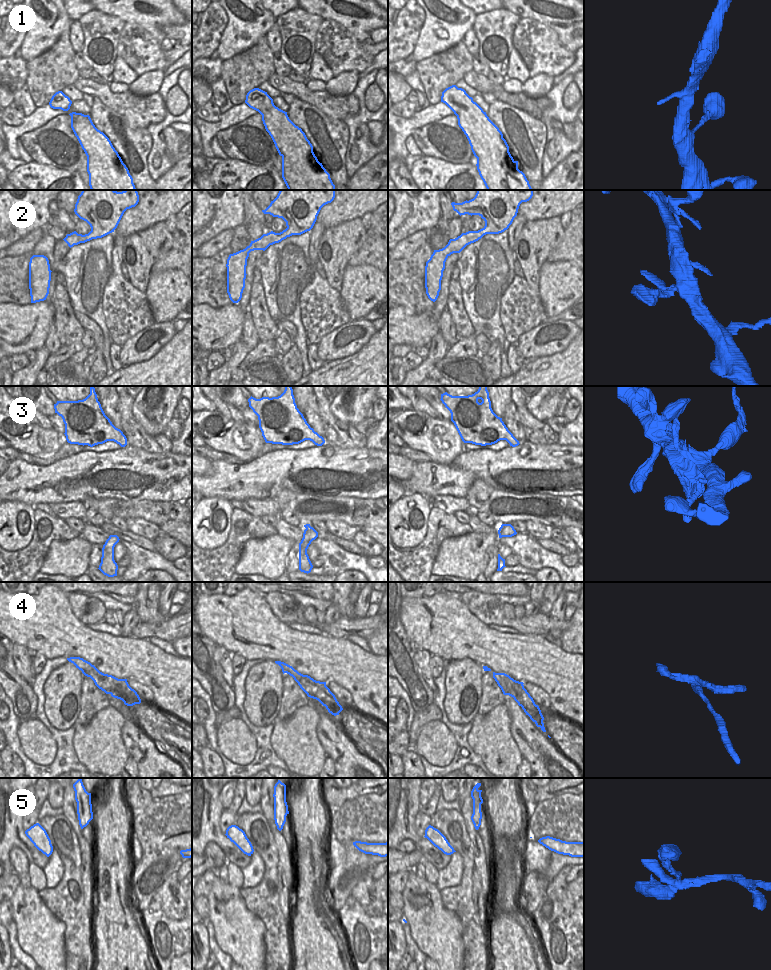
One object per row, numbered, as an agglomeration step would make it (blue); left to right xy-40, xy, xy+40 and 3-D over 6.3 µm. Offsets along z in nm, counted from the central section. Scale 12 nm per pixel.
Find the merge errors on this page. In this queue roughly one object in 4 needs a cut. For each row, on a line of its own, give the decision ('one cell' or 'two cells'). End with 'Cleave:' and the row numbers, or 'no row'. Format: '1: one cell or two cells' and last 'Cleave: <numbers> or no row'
1: one cell
2: one cell
3: one cell
4: two cells
5: one cell
Cleave: 4

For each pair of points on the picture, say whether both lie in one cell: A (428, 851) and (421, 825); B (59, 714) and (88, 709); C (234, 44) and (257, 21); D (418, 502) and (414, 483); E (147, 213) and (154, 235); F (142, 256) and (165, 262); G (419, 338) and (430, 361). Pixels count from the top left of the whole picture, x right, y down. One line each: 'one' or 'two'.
A: two
B: two
C: one
D: two
E: two
F: two
G: two

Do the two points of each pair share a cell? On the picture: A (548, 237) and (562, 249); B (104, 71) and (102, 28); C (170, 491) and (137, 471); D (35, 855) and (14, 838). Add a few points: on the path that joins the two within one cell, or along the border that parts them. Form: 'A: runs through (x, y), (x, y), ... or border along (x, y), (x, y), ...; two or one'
A: border along (565, 229), (562, 240), (550, 251), (545, 260); two
B: runs through (111, 60), (114, 47), (110, 39); one
C: runs through (162, 483), (154, 475), (145, 474); one
D: runs through (30, 851), (19, 841); one

